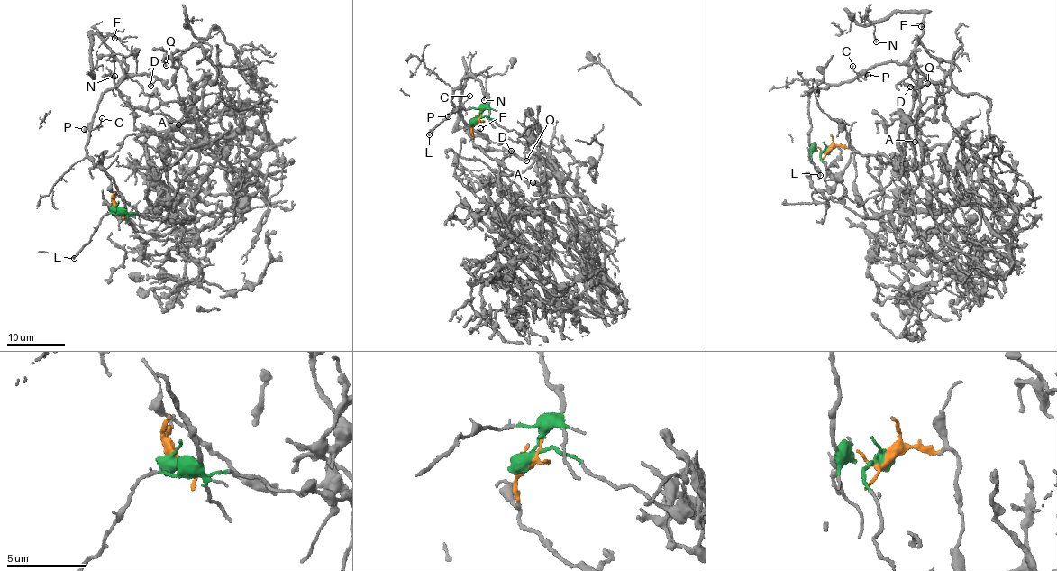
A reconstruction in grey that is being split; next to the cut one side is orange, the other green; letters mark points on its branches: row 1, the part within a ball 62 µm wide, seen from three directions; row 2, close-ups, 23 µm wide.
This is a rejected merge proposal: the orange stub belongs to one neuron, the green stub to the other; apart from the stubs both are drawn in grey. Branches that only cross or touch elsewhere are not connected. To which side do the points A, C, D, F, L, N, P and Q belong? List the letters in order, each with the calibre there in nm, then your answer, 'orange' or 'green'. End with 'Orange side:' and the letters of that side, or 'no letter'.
A: 200 nm | orange
C: 90 nm | green
D: 170 nm | orange
F: 200 nm | green
L: 180 nm | green
N: 110 nm | green
P: 320 nm | green
Q: 160 nm | orange
Orange side: A, D, Q

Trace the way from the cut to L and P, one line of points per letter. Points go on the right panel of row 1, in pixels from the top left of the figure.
L: (826, 151), (820, 151), (814, 148), (815, 143), (811, 147), (809, 161), (820, 175)
P: (826, 151), (817, 151), (810, 144), (809, 96), (818, 88), (850, 81), (863, 73), (869, 75)

